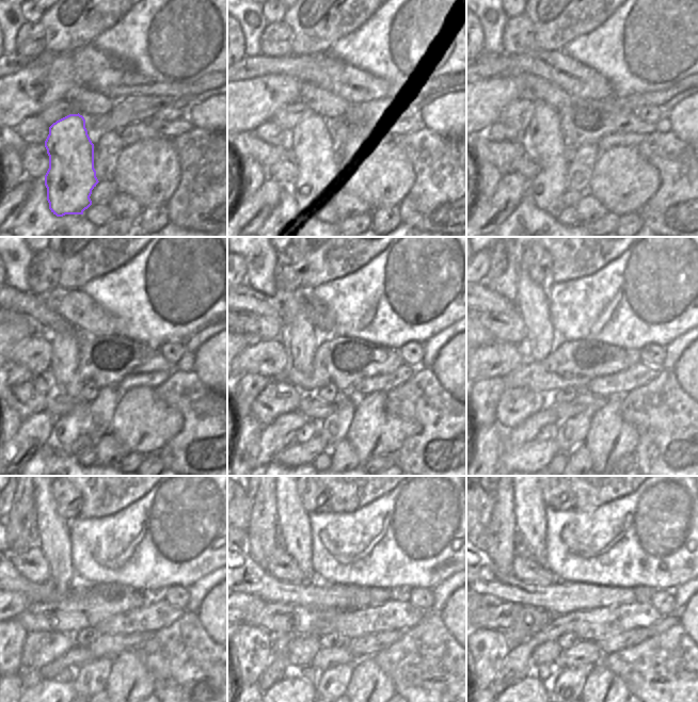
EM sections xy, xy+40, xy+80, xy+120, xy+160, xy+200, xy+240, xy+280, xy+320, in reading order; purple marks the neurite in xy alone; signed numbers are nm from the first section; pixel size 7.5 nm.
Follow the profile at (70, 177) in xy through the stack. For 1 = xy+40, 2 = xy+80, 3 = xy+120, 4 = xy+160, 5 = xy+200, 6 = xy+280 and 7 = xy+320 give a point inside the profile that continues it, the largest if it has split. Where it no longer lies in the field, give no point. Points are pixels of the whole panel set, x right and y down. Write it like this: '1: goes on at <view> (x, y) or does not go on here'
1: goes on at xy+40 (310, 141)
2: goes on at xy+80 (543, 134)
3: goes on at xy+120 (64, 347)
4: goes on at xy+160 (299, 336)
5: goes on at xy+200 (532, 302)
6: goes on at xy+280 (292, 520)
7: goes on at xy+320 (529, 509)

